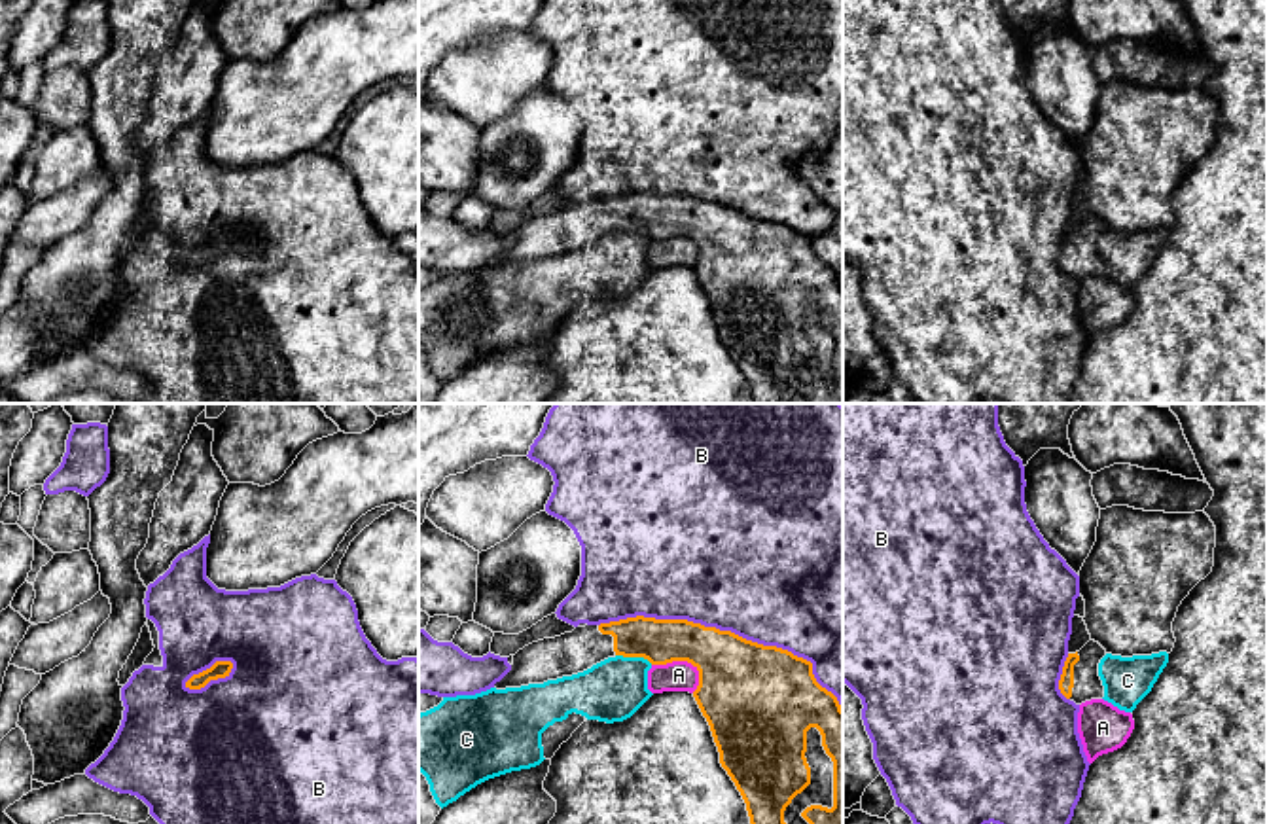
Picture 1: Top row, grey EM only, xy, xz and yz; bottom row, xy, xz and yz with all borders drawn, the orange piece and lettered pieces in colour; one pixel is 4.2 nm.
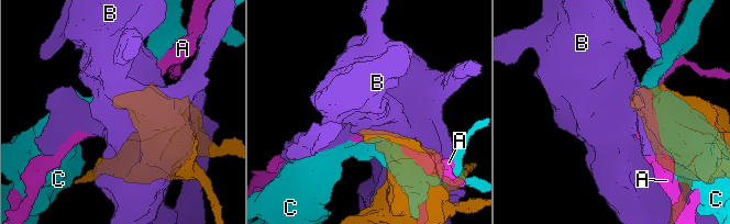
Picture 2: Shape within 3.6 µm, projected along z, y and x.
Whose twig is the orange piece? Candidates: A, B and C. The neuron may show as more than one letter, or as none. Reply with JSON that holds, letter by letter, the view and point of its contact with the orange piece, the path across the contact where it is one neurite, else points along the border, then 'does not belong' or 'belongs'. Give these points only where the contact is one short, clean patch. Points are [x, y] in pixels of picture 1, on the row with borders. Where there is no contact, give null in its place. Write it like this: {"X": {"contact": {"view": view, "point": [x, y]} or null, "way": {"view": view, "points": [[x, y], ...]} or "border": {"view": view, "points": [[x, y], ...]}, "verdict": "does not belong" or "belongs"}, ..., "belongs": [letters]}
{"A": {"contact": {"view": "xz", "point": [682, 660]}, "verdict": "does not belong"}, "B": {"contact": {"view": "xz", "point": [730, 631]}, "verdict": "does not belong"}, "C": {"contact": {"view": "xz", "point": [635, 656]}, "verdict": "does not belong"}, "belongs": []}

